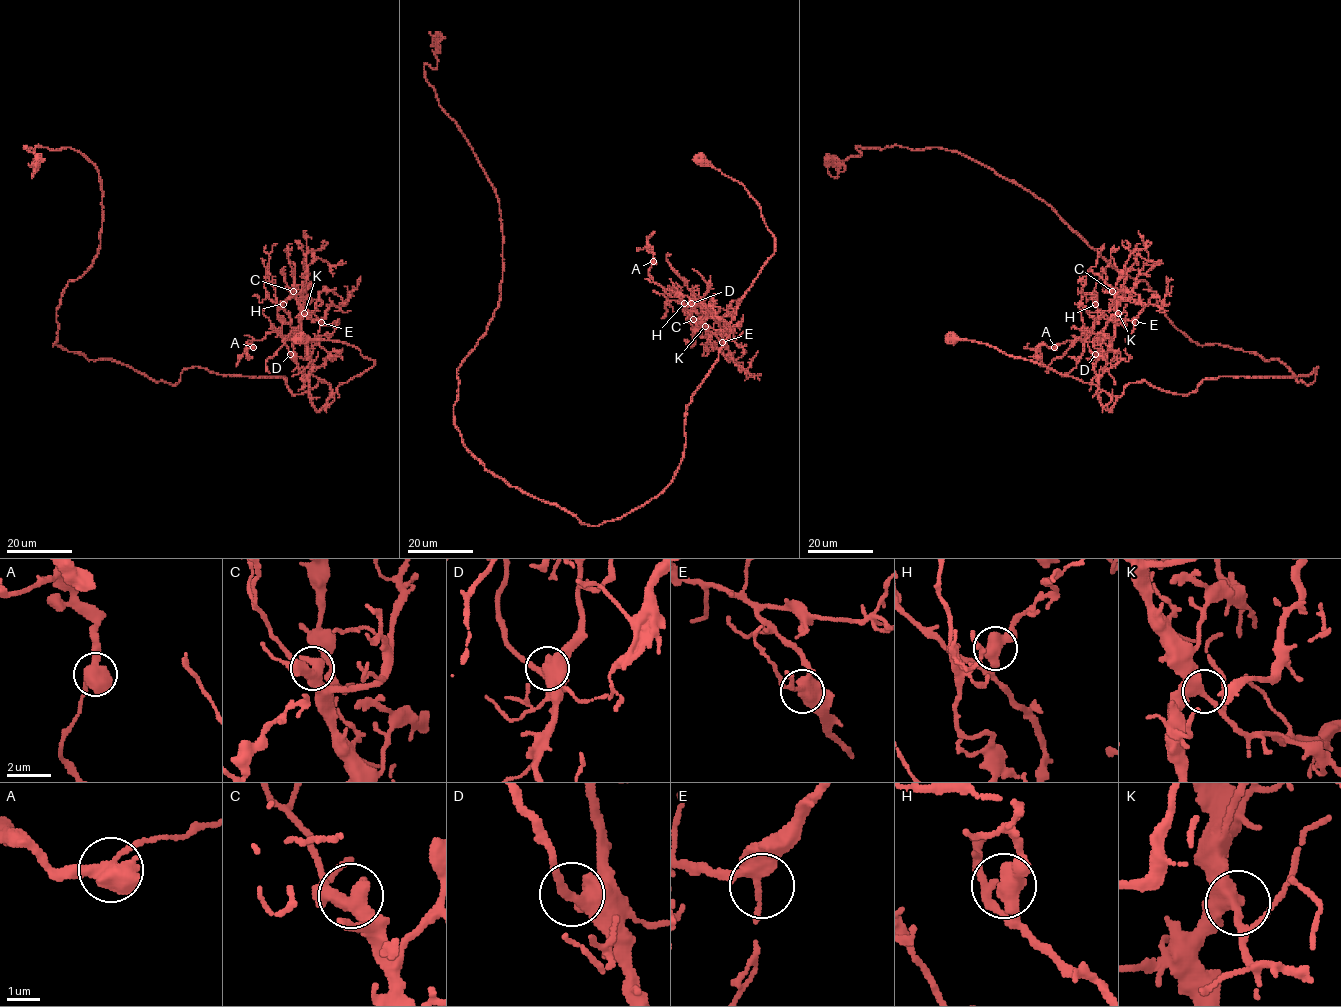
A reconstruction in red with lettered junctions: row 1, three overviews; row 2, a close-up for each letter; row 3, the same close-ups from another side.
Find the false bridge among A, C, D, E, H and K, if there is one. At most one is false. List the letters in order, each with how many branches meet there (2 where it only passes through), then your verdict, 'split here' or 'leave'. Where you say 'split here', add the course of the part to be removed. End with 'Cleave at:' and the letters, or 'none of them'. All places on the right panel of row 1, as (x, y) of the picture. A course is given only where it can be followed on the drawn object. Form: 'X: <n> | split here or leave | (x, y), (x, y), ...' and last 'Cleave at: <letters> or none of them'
A: 2 | split here | (1054, 347), (1040, 347), (1041, 366)
C: 2 | leave
D: 2 | leave
E: 2 | leave
H: 2 | leave
K: 2 | leave
Cleave at: A

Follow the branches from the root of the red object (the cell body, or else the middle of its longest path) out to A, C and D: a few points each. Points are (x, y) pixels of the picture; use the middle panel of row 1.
A: (700, 158), (747, 191), (774, 238), (774, 252), (729, 323), (710, 305), (668, 295), (648, 273), (653, 261)
C: (700, 158), (747, 191), (774, 238), (774, 252), (729, 323), (710, 305), (711, 313), (702, 323), (693, 319)
D: (700, 158), (747, 191), (774, 238), (774, 252), (729, 323), (710, 305), (691, 303)

